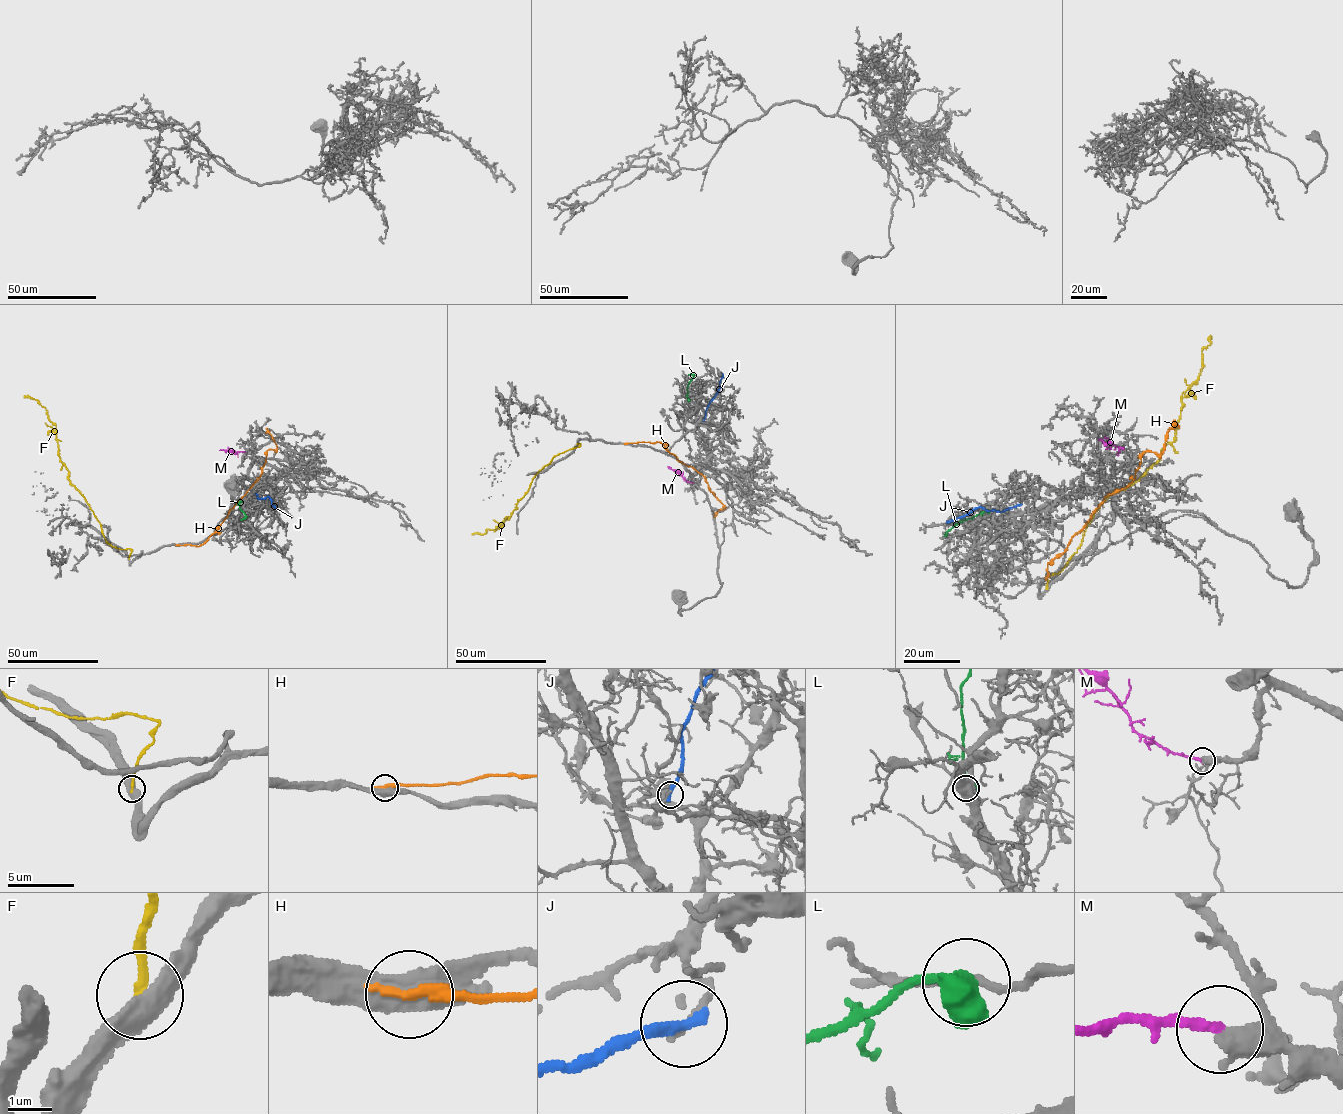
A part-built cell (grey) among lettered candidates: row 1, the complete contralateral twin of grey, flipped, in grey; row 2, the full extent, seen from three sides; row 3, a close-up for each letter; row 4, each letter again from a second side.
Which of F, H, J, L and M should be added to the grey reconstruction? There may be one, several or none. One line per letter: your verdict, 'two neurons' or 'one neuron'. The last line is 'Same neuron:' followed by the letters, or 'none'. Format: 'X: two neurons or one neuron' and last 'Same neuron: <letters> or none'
F: two neurons
H: two neurons
J: two neurons
L: two neurons
M: one neuron
Same neuron: M

